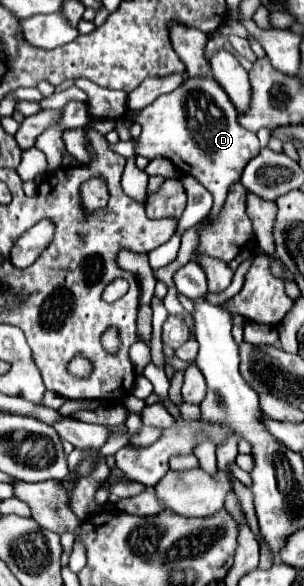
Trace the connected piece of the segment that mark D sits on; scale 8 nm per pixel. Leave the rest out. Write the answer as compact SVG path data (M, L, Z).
M212 77L186 79L172 93L160 95L138 113L138 123L142 125L142 133L138 137L136 155L148 159L166 157L182 173L198 179L214 197L212 215L220 211L228 189L240 181L246 163L260 151L258 137L240 125L238 111Z

